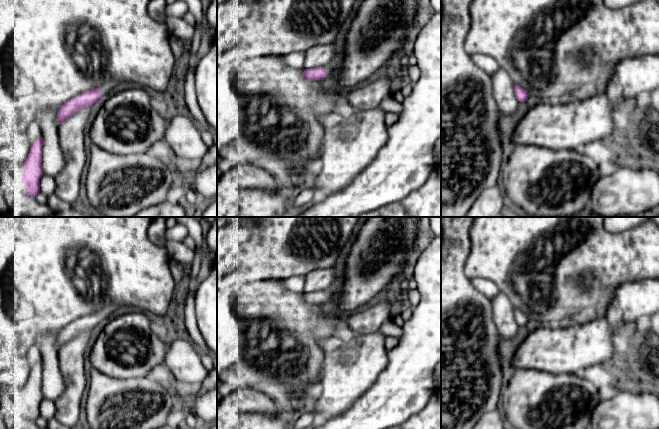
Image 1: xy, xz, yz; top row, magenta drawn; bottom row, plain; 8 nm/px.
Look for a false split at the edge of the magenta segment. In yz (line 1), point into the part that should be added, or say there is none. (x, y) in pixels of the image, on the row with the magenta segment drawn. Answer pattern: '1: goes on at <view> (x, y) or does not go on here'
1: does not go on here

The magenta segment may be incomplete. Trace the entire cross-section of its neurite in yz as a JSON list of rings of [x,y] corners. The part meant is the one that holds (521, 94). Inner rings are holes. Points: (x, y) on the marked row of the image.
[[[515,85],[514,91],[515,91],[516,98],[518,99],[519,102],[525,102],[526,100],[528,100],[529,98],[528,93],[520,86]]]

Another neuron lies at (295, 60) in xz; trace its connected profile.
[[[305,52],[287,53],[282,56],[283,63],[294,69],[303,69],[305,61]]]

